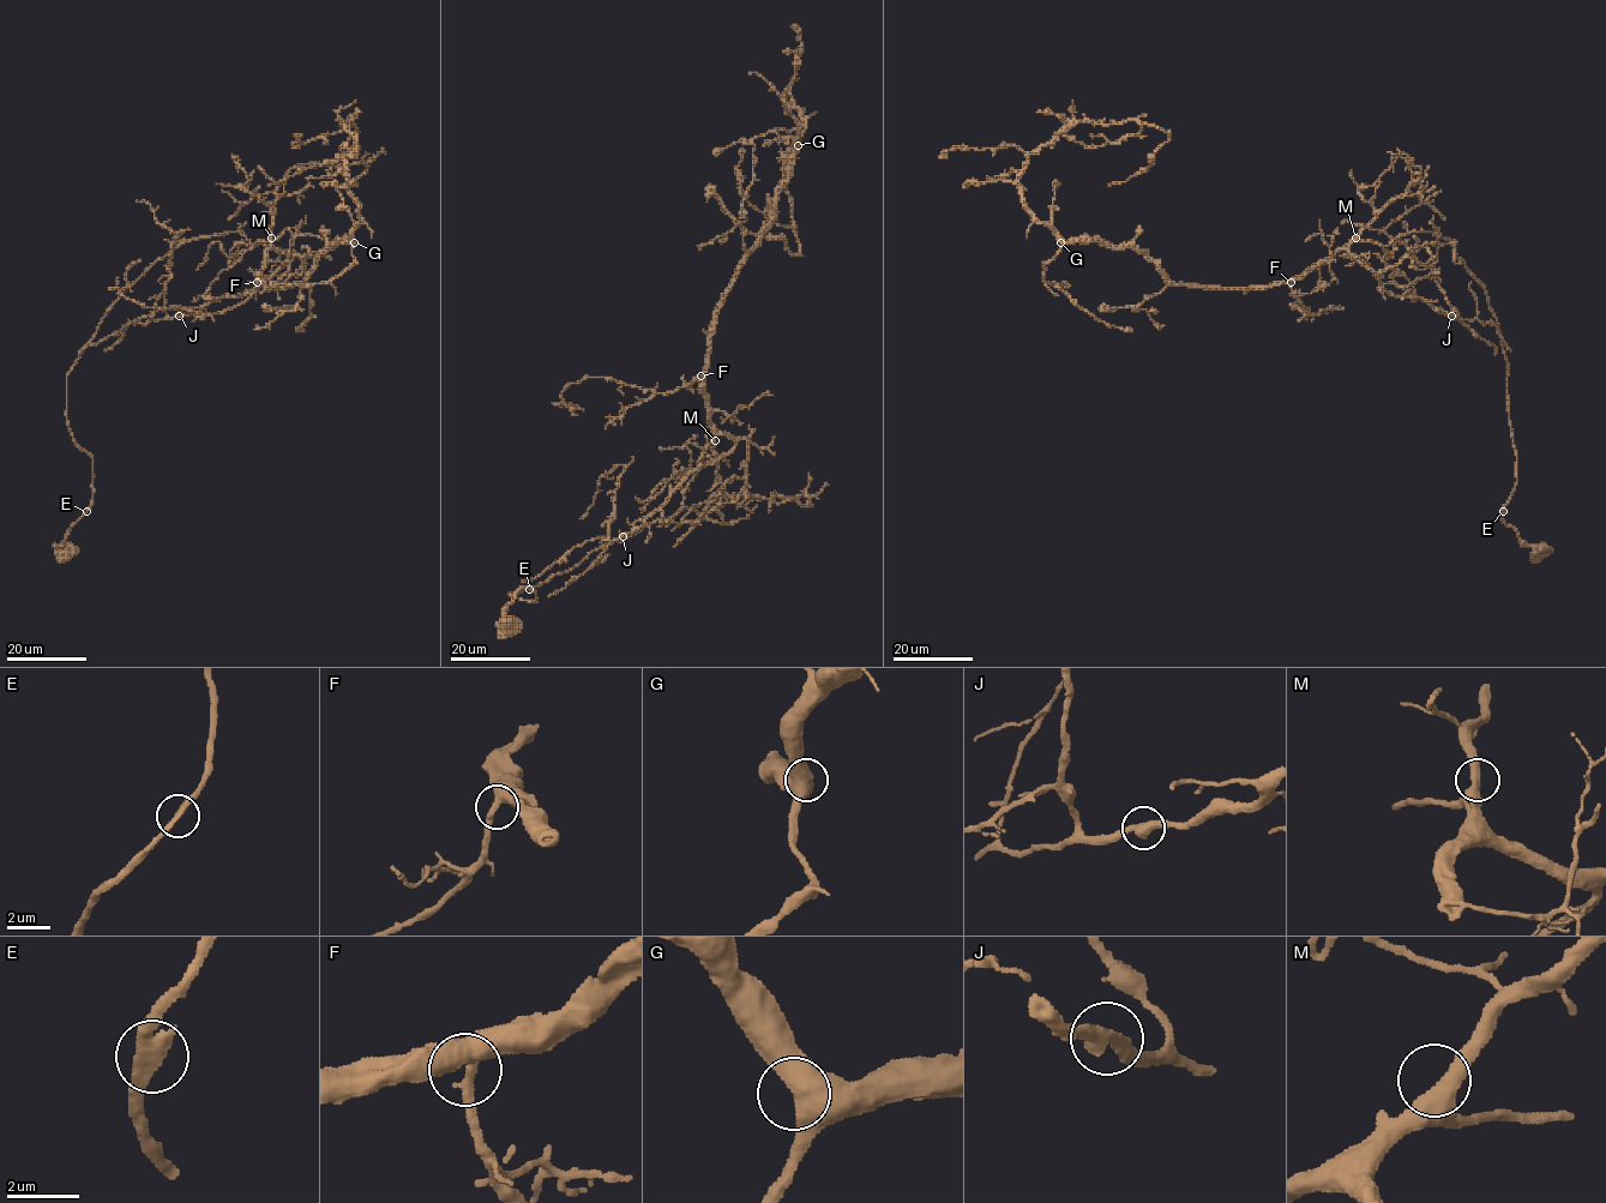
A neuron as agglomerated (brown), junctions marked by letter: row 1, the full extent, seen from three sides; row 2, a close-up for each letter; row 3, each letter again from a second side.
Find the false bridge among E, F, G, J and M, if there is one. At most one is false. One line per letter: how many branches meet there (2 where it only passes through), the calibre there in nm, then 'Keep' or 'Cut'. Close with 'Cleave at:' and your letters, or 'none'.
E: Branches: 2. Thickness 380 nm. Keep
F: Branches: 2. Thickness 480 nm. Keep
G: Branches: 2. Thickness 550 nm. Keep
J: Branches: 2. Thickness 440 nm. Keep
M: Branches: 2. Thickness 480 nm. Keep
Cleave at: none

